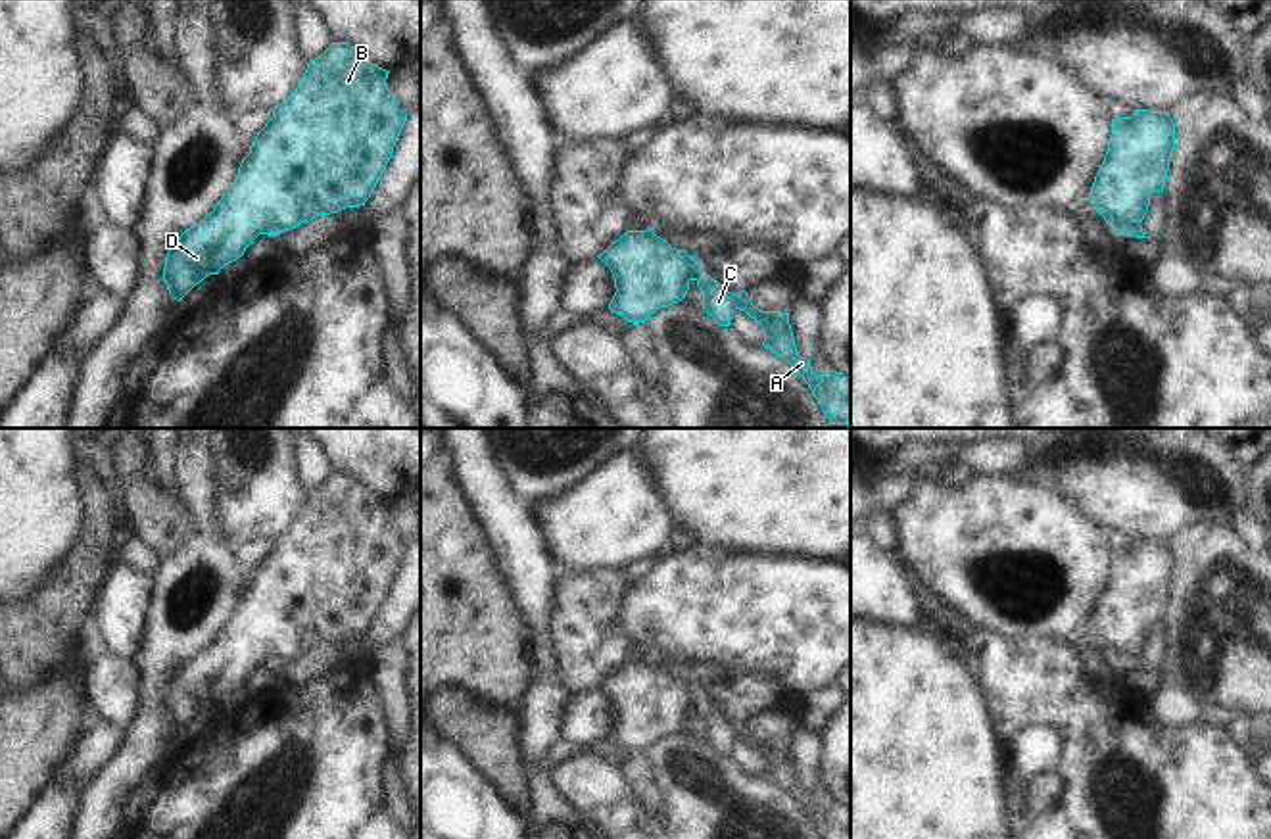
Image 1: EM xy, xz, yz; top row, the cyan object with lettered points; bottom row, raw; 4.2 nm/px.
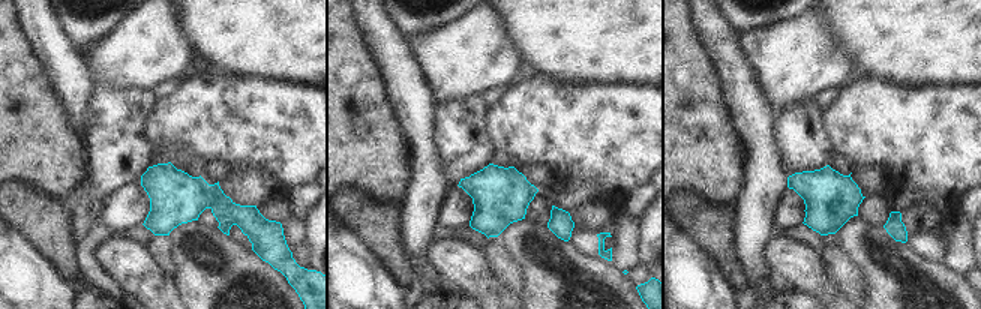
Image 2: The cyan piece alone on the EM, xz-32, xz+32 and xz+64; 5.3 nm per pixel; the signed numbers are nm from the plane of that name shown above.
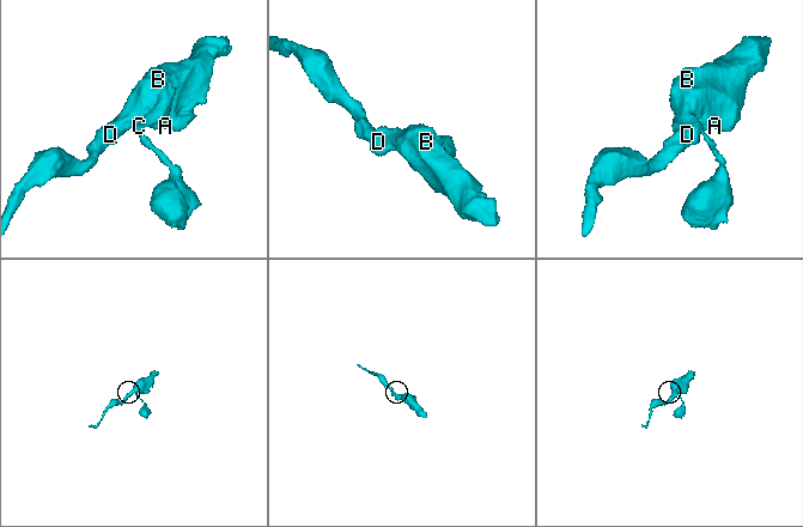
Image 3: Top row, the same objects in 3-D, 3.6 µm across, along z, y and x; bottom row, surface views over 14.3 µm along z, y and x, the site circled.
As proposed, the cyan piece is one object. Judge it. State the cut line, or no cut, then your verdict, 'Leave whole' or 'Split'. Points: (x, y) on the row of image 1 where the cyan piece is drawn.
Split along xz (734, 294), (738, 308). Split

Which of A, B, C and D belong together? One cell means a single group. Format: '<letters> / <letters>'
A B D / C

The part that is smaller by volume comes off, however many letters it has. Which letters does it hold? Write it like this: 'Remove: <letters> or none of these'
Remove: C

